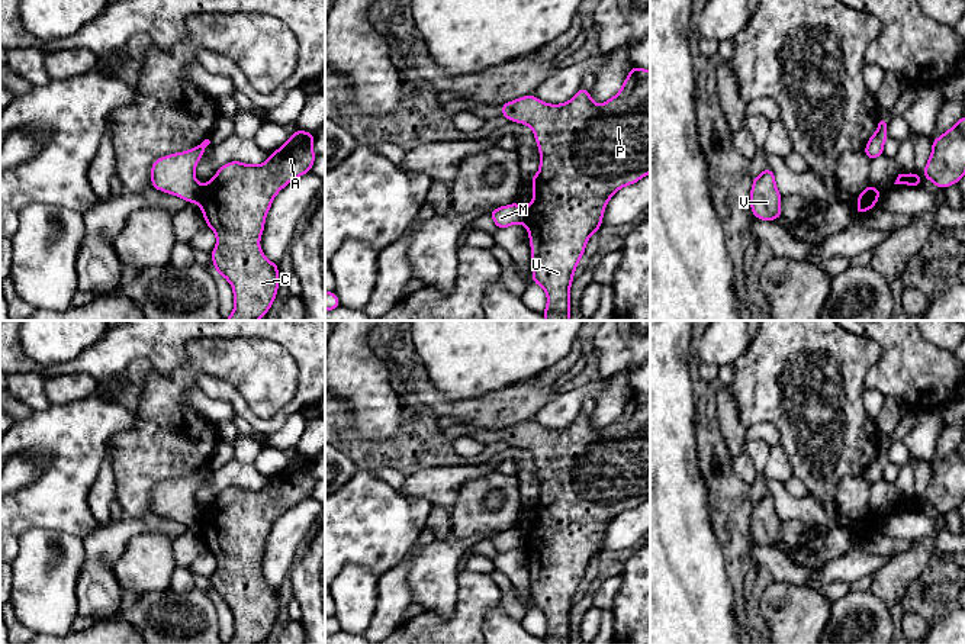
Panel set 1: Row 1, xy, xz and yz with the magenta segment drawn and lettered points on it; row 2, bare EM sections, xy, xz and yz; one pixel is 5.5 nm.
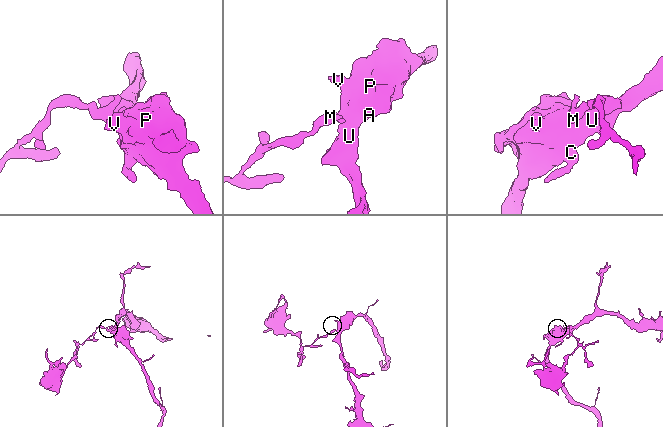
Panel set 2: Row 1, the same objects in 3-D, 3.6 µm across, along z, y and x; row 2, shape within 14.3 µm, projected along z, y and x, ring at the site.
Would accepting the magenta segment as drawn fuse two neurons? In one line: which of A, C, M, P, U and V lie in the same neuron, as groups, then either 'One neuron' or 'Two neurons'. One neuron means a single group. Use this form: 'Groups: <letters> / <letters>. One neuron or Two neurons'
Groups: A C P U V / M. Two neurons

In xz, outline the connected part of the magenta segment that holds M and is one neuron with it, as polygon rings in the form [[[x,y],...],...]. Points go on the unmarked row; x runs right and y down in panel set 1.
[[[515,527],[508,531],[499,531],[488,540],[493,544],[498,554],[505,554],[511,550],[521,548],[525,537],[524,532]]]

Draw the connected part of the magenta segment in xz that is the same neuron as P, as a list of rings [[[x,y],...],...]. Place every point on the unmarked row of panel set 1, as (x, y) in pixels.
[[[631,392],[621,415],[602,429],[592,426],[580,412],[572,425],[547,429],[533,421],[504,428],[501,439],[511,447],[528,450],[540,474],[540,495],[530,503],[534,522],[524,534],[524,550],[530,558],[533,608],[547,618],[546,644],[570,644],[570,609],[589,561],[602,551],[602,540],[611,521],[650,498],[650,396]]]

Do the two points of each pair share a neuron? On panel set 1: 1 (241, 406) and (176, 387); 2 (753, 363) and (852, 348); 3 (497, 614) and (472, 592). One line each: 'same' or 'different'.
1: different
2: same
3: different

